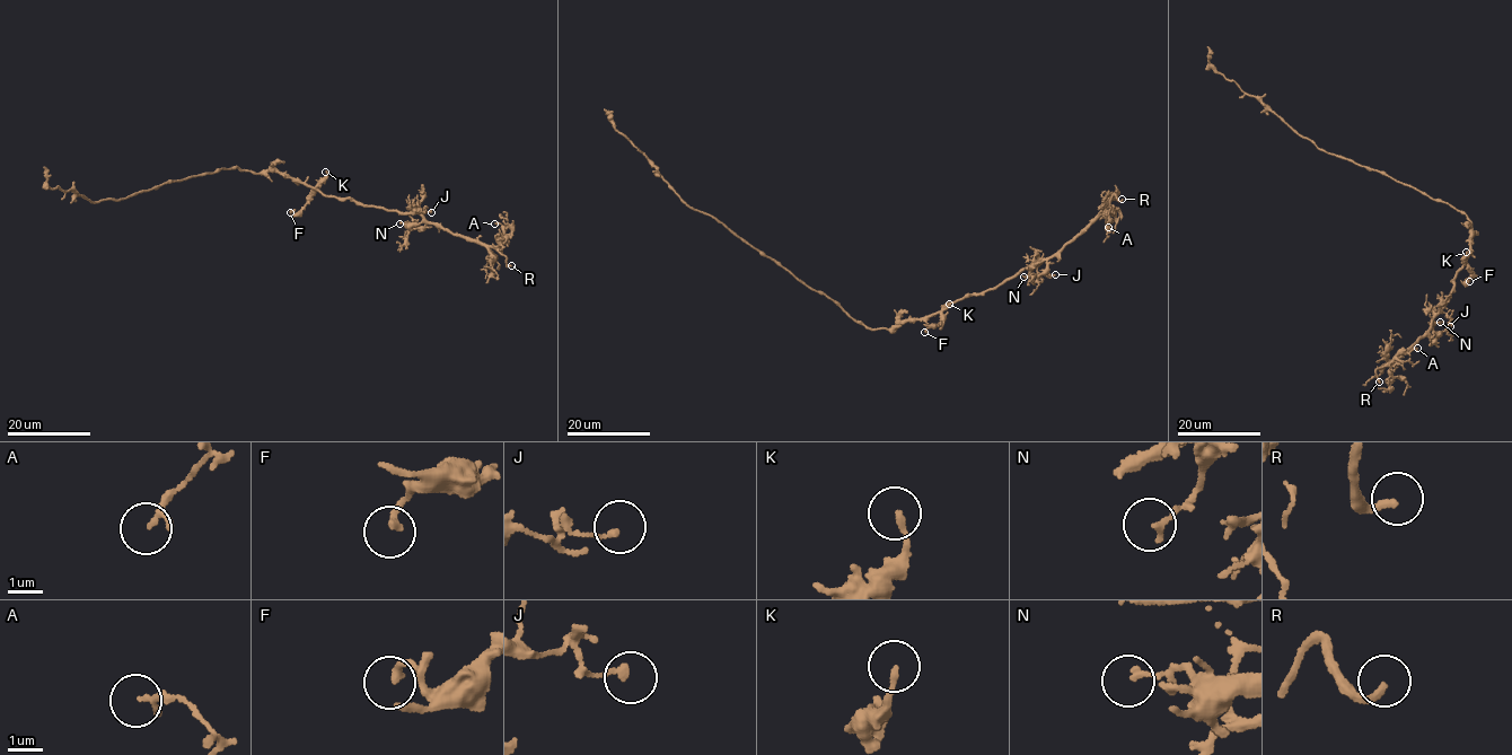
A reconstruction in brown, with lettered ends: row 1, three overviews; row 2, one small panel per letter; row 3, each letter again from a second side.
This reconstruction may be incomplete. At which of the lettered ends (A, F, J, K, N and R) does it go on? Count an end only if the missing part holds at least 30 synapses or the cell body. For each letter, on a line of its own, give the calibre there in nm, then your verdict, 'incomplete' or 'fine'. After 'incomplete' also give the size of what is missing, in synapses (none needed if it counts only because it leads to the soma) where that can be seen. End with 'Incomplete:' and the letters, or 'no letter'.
A: calibre 160 nm; fine
F: calibre 200 nm; fine
J: calibre 180 nm; fine
K: calibre 150 nm; fine
N: calibre 180 nm; fine
R: calibre 220 nm; incomplete
Incomplete: R

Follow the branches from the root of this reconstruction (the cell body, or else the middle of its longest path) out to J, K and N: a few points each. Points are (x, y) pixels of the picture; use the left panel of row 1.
J: (235, 167), (277, 170), (325, 194), (366, 205), (431, 212)
K: (235, 167), (256, 173), (277, 170), (314, 187), (326, 177), (325, 172)
N: (235, 167), (256, 173), (277, 170), (325, 194), (418, 213), (423, 219), (420, 224), (400, 224)

